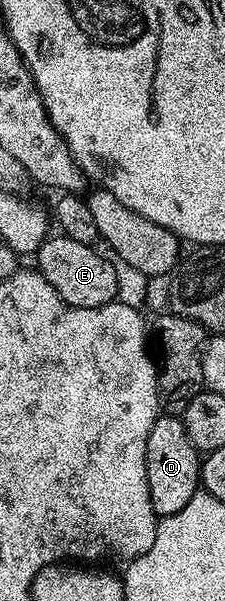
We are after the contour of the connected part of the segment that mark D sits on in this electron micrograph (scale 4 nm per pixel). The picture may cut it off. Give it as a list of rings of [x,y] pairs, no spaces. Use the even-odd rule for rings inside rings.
[[[163,414],[153,422],[147,443],[147,481],[149,498],[156,517],[177,514],[201,488],[201,453],[189,442],[182,419],[175,414]]]

